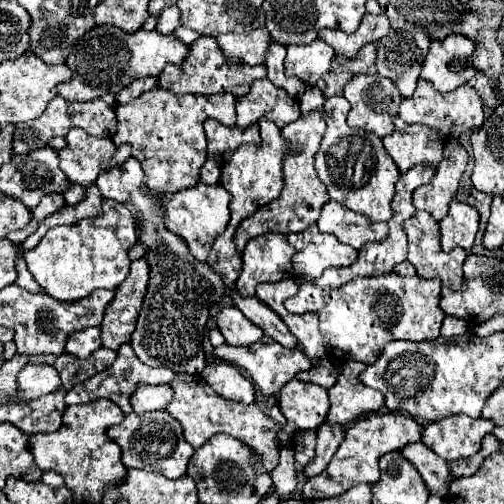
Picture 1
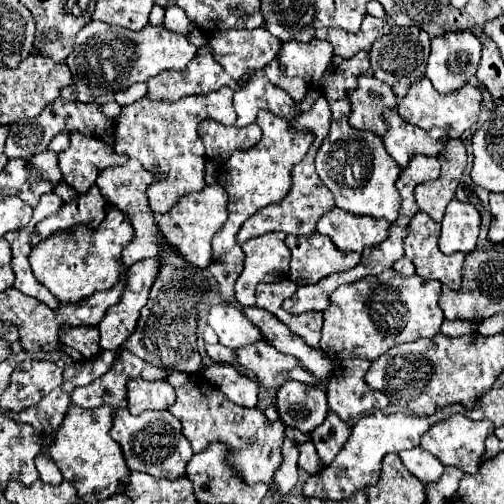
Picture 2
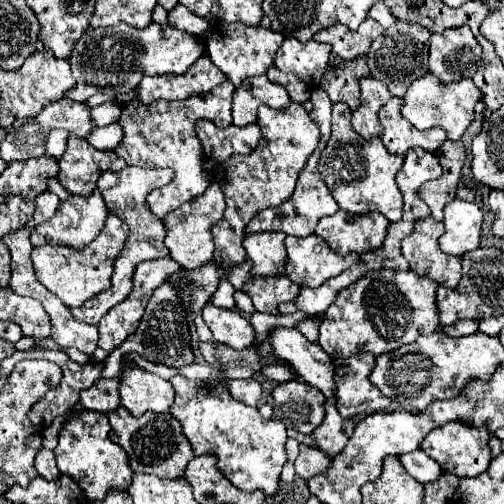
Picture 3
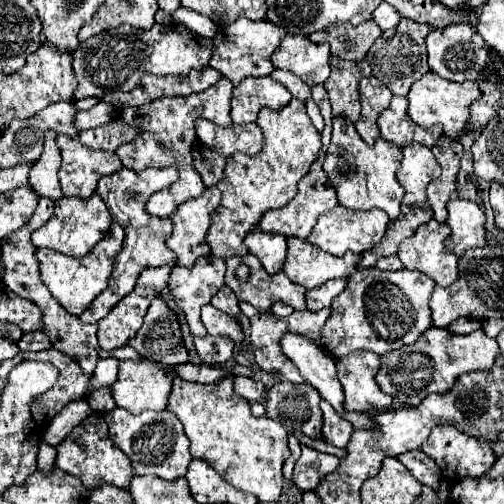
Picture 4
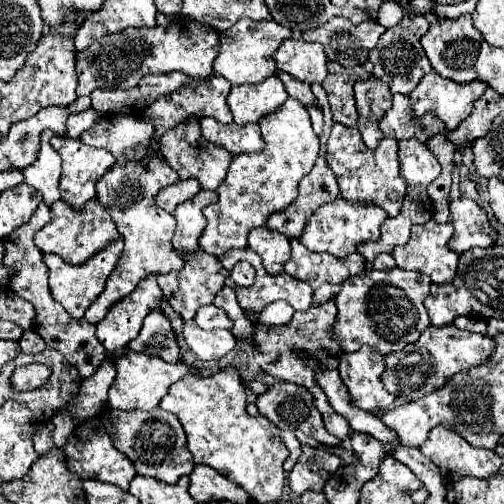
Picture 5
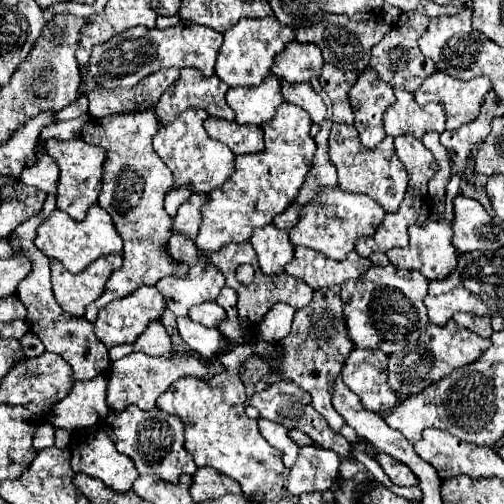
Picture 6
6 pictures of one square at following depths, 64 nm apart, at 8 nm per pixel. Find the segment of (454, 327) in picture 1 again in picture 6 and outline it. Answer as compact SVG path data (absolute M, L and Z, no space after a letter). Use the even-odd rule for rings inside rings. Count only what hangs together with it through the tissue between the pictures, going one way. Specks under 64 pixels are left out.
M456 314L454 316L454 320L460 324L460 326L464 326L464 328L468 328L468 330L472 330L474 334L478 334L478 336L482 336L482 338L490 338L492 336L492 324L490 324L490 316L472 316L472 314Z

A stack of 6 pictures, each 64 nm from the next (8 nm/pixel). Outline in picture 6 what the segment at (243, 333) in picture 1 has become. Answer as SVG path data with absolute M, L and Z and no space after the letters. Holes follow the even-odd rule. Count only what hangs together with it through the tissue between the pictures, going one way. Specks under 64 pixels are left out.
M208 302L208 304L200 304L200 306L192 308L192 312L188 312L188 316L194 322L200 322L202 326L216 326L220 320L226 318L226 312L216 302Z

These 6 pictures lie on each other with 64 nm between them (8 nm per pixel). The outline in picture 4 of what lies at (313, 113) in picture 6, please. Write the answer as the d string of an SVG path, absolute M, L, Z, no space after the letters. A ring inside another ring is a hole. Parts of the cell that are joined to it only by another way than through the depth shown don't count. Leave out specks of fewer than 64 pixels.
M274 70L274 72L272 72L272 78L278 80L278 82L282 82L282 84L290 90L290 94L292 94L294 98L298 98L298 100L308 100L308 98L310 98L310 88L308 88L298 76L294 76L292 72Z

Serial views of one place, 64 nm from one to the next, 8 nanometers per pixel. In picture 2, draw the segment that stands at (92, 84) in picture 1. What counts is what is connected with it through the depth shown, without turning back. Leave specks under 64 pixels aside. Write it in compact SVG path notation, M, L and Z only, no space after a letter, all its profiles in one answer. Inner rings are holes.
M90 22L76 36L76 44L66 64L72 70L74 84L62 90L62 98L92 102L100 94L116 94L130 88L134 82L146 82L164 70L184 70L196 56L198 48L190 44L186 34L170 32L164 26L144 26L132 32L122 26L108 26L102 22Z

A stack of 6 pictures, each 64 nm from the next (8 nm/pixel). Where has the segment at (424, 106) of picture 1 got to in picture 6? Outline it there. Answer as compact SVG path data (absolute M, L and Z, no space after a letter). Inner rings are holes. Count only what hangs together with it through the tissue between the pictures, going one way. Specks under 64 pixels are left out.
M434 72L416 90L416 100L436 100L446 108L446 130L456 130L462 124L476 120L484 96L492 90L488 78L456 80L446 72Z

